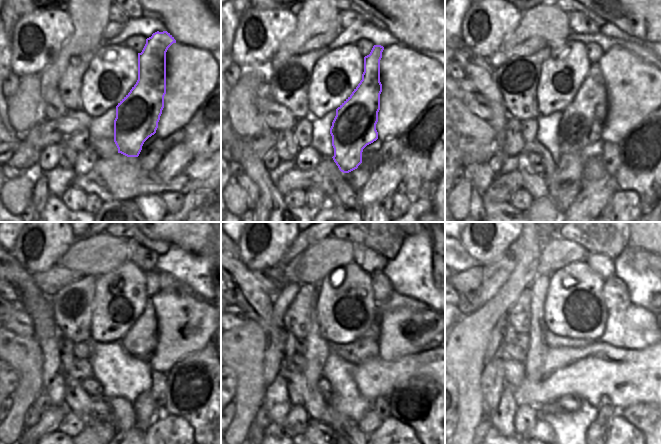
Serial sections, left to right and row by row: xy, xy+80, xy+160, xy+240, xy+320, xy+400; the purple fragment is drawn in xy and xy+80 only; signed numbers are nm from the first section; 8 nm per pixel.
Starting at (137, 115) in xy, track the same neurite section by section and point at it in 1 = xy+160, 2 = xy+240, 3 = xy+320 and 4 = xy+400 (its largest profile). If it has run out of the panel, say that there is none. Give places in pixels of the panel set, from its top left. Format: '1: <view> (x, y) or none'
1: xy+160 (581, 124)
2: xy+240 (140, 342)
3: xy+320 (348, 425)
4: none

